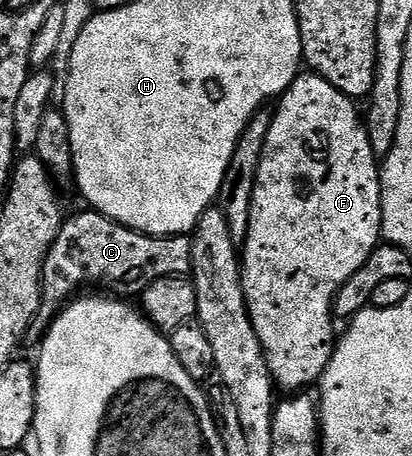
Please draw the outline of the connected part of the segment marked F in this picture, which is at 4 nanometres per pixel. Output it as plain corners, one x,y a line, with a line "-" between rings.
302,72
298,74
295,81
285,90
281,95
279,101
276,103
273,110
273,119
271,120
271,132
267,132
267,144
263,148
263,160
259,160
259,172
257,173
257,179
255,180
255,192
253,193
253,199
251,200
251,224
249,225
249,231
245,237
243,243
243,253
240,255
239,261
241,263
241,283
243,284
243,292
245,293
245,299
247,300
247,308
249,309
249,315
251,316
251,324
255,328
255,332
259,336
259,344
263,348
265,353
265,359
269,365
269,374
273,377
274,383
278,387
281,386
285,392
301,392
312,384
320,383
321,378
325,374
327,364
331,360
333,355
333,347
335,345
335,333
333,334
333,322
335,323
335,315
333,313
333,300
337,297
339,288
343,288
343,284
347,284
347,280
351,276
355,276
355,272
359,272
359,268
363,268
365,261
373,255
374,250
377,249
379,243
382,241
381,236
381,171
379,169
379,159
374,154
371,148
371,140
367,140
367,132
365,131
365,124
362,115
357,114
354,99
349,98
343,92
339,92
339,88
335,88
331,84
327,84
327,80
323,80
319,75
312,72

